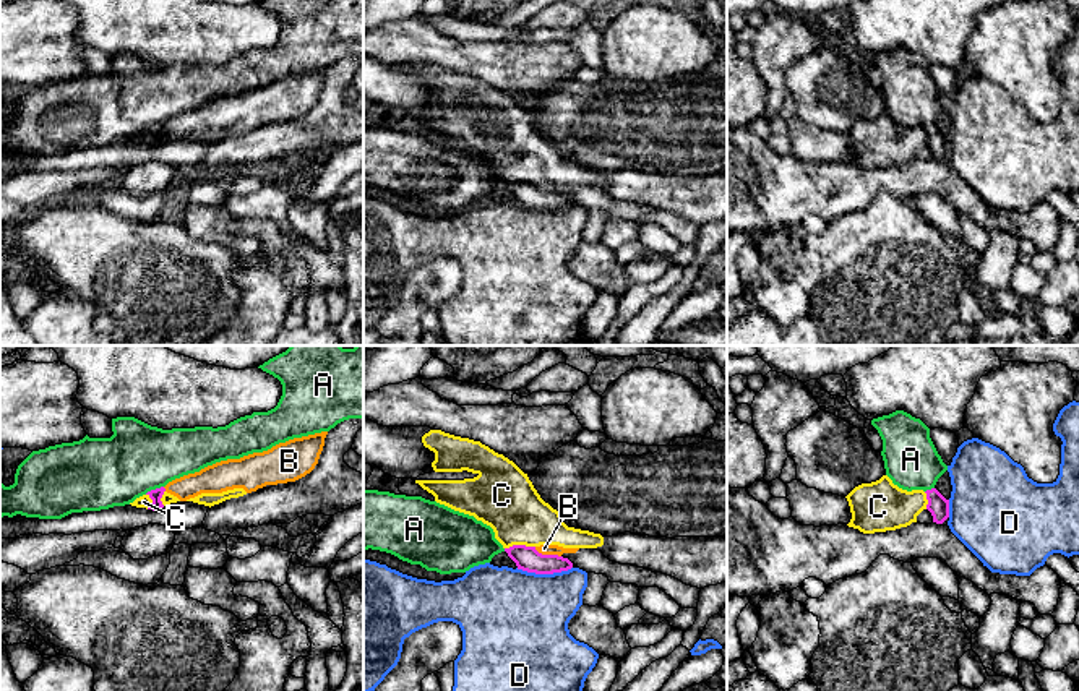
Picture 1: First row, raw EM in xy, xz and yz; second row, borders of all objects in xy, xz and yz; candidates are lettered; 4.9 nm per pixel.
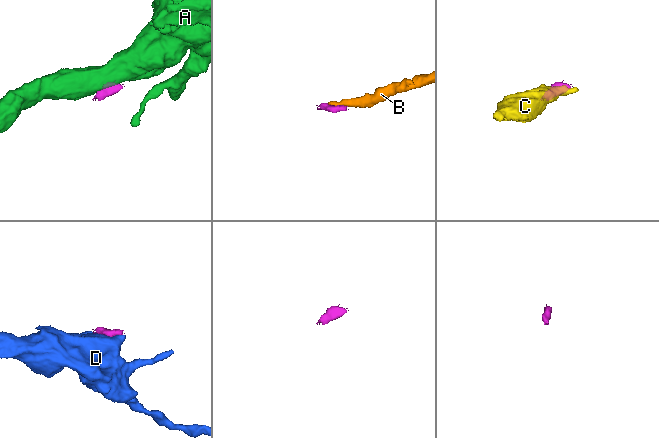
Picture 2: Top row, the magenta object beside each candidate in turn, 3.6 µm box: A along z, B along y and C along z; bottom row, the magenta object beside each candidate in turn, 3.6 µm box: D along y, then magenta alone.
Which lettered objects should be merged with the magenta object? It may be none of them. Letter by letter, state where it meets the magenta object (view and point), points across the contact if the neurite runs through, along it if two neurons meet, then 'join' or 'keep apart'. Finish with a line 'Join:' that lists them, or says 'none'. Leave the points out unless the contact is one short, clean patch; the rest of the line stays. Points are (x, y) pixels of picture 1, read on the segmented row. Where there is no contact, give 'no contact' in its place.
A: meets magenta in xy at (153, 490); border along xy (163, 485), (145, 493); keep apart
B: meets magenta in xz at (547, 555); border along xz (534, 547), (542, 553), (557, 553), (560, 557); keep apart
C: meets magenta in xz at (520, 545); border along xz (534, 545), (510, 545), (505, 549); keep apart
D: meets magenta in xz at (544, 573); keep apart
Join: none

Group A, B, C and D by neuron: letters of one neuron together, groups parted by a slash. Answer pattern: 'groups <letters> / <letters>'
groups A / B C / D

